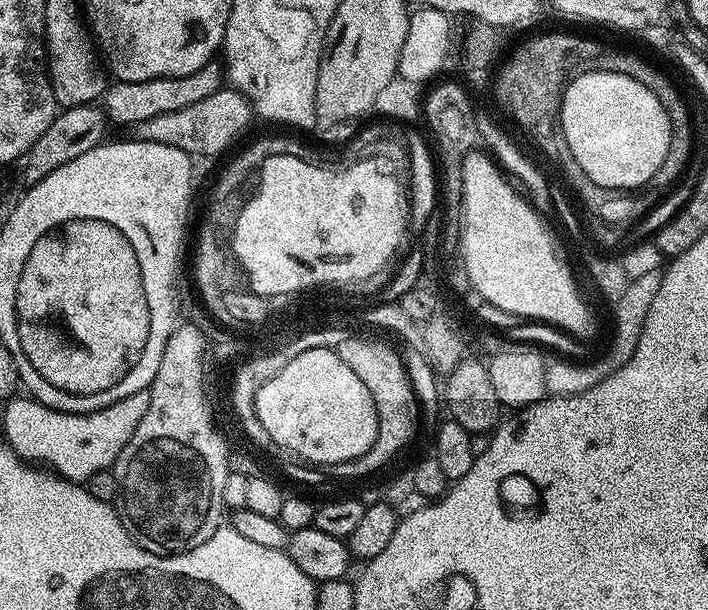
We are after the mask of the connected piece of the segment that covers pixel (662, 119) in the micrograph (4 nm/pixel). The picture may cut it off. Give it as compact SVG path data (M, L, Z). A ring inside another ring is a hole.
M592 72L569 82L564 104L564 129L566 138L572 140L574 154L580 156L578 164L587 167L585 177L595 177L601 184L631 183L634 190L647 184L649 178L656 173L658 166L666 158L666 150L670 150L672 127L670 118L658 102L658 98L642 82L634 82L626 74Z

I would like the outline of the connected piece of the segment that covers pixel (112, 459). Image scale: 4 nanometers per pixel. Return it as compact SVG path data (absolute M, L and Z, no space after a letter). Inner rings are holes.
M147 391L138 394L126 394L126 398L118 398L105 408L96 412L63 412L57 408L47 408L35 398L20 400L12 398L4 408L4 436L9 448L24 462L35 462L45 469L51 470L61 480L86 482L94 474L106 472L115 464L118 454L122 454L122 446L130 442L130 434L138 430L138 422L142 422L142 414L146 414L148 405Z

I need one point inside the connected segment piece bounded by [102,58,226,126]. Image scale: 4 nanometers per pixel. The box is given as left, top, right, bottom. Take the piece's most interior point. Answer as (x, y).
(121, 101)

